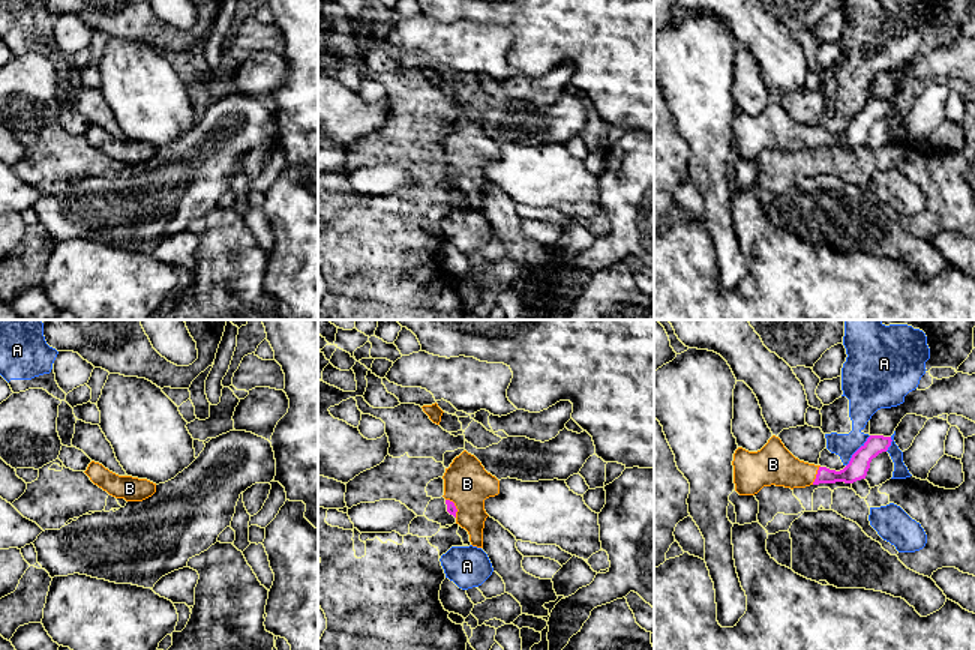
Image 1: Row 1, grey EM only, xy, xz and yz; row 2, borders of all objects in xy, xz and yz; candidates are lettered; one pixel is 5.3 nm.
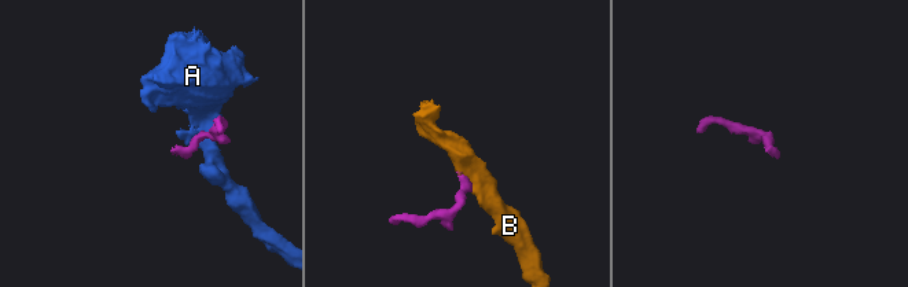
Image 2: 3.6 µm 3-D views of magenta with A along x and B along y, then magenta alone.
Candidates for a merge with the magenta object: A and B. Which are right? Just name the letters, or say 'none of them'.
B

